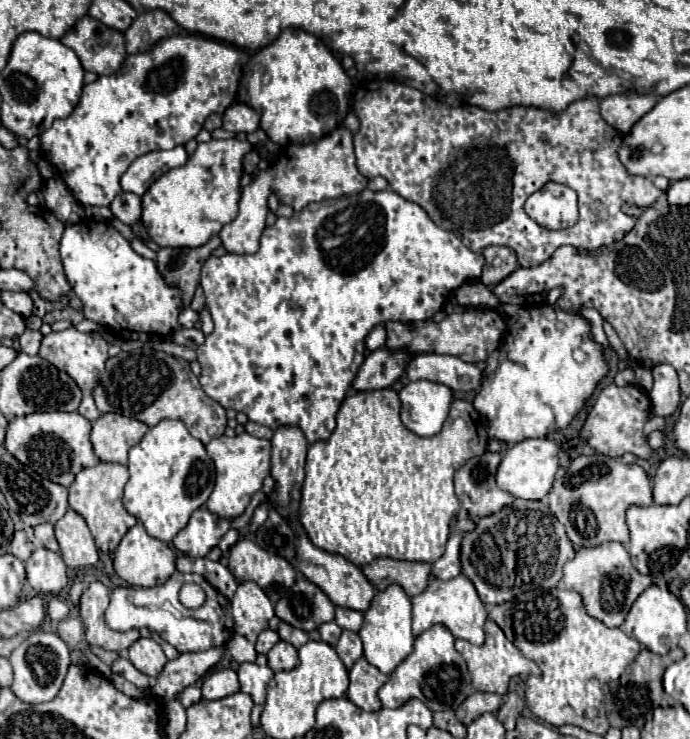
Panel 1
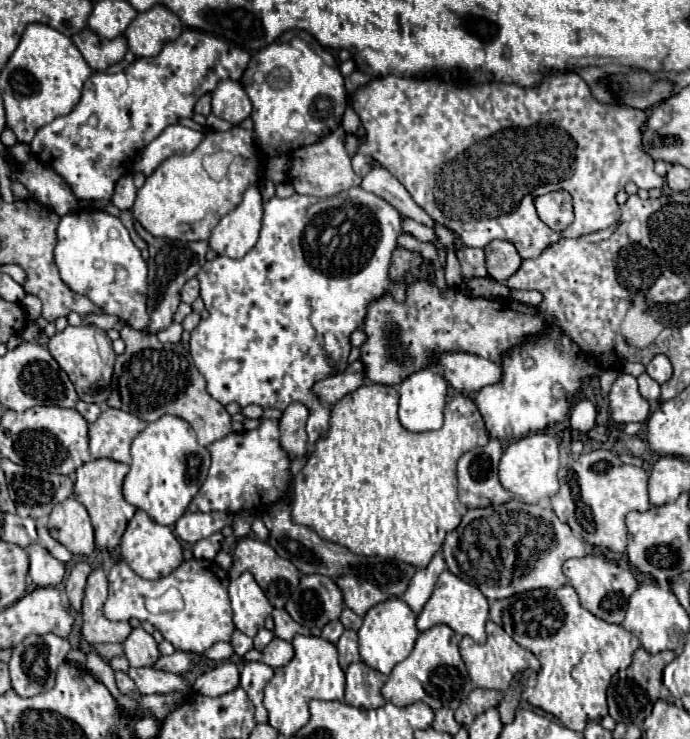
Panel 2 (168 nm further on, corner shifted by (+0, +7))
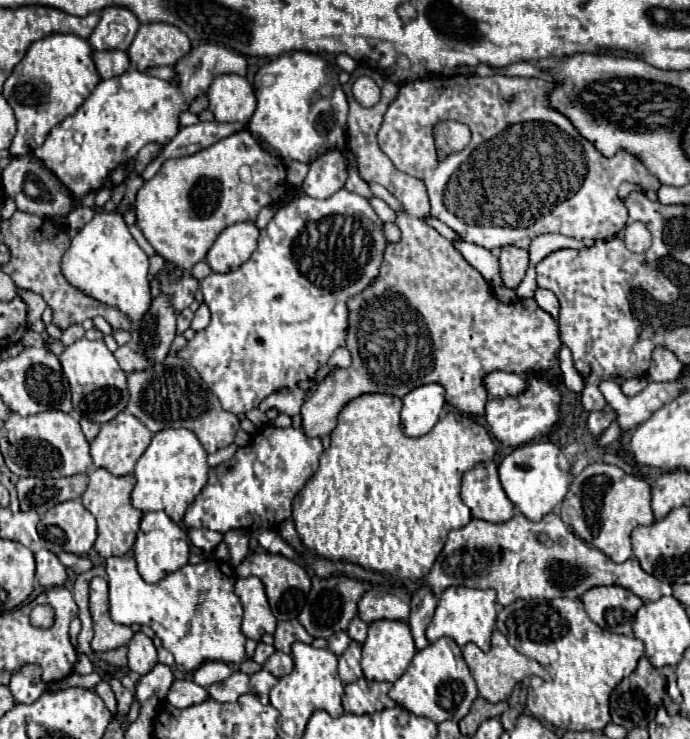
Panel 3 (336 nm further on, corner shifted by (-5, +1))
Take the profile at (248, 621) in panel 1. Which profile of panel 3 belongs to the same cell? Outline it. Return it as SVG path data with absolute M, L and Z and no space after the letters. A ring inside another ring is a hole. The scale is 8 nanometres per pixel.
M237 578L235 594L243 606L243 634L255 642L263 634L275 632L275 616L271 614L263 584L259 578Z

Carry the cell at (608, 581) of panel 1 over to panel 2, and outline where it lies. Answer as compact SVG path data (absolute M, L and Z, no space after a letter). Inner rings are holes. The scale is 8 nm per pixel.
M588 554L584 558L574 558L564 564L564 574L574 586L576 594L580 596L580 604L590 610L594 616L612 622L612 624L622 624L626 616L626 604L632 596L632 592L638 588L636 578L632 576L630 570L620 568L612 560L604 560L598 554Z

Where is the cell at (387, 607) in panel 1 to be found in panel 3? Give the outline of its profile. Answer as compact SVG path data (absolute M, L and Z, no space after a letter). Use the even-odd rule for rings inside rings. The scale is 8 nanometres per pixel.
M375 620L369 624L369 636L363 644L363 676L367 680L385 680L385 682L395 682L405 668L409 666L413 654L415 654L415 642L411 636L411 628L405 620Z

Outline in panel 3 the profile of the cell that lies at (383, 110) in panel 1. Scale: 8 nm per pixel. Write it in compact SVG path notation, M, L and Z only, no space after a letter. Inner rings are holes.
M461 74L461 76L451 76L451 78L427 78L427 80L415 80L415 82L407 82L399 88L397 98L389 104L385 116L383 116L383 126L377 134L379 138L379 146L381 150L389 156L389 160L393 162L393 166L409 176L419 178L429 194L429 202L431 202L431 216L439 218L441 222L445 222L453 232L457 232L465 242L473 242L481 248L487 250L497 250L503 248L507 244L513 244L517 248L525 248L529 250L529 244L541 236L541 234L563 234L575 240L609 240L613 238L619 230L625 228L627 222L627 208L625 202L619 198L617 190L623 182L631 182L631 184L639 184L645 190L659 190L661 182L643 166L643 162L639 158L635 158L631 152L627 150L619 150L615 156L605 158L603 154L599 154L599 150L595 150L595 146L591 146L591 142L587 142L587 138L583 138L579 134L579 130L571 124L571 120L565 114L559 114L559 110L555 110L553 106L547 106L547 94L551 94L551 90L555 90L555 82L551 80L543 80L543 78L519 78L519 76L505 76L505 74L493 74L487 78L475 76L475 74ZM445 120L457 120L461 124L467 124L469 130L473 132L471 142L465 146L465 150L455 152L445 156L443 160L437 158L437 148L435 148L435 140L433 137L433 128L439 122Z

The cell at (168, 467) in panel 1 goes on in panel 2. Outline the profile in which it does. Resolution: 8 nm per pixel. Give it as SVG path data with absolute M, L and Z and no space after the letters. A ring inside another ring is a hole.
M162 416L160 420L150 422L132 442L132 462L124 480L124 498L132 506L148 512L154 522L174 526L186 512L198 488L204 484L208 468L208 448L196 442L190 424L178 416Z

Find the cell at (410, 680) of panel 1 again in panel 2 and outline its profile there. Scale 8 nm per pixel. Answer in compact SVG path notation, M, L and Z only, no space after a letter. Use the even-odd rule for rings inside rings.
M438 624L426 632L420 632L410 656L404 658L400 664L396 664L392 674L388 676L388 682L382 688L382 696L396 706L410 706L414 702L424 702L432 710L440 708L456 710L474 688L472 680L468 678L466 666L460 658L458 642L460 636L446 624Z

